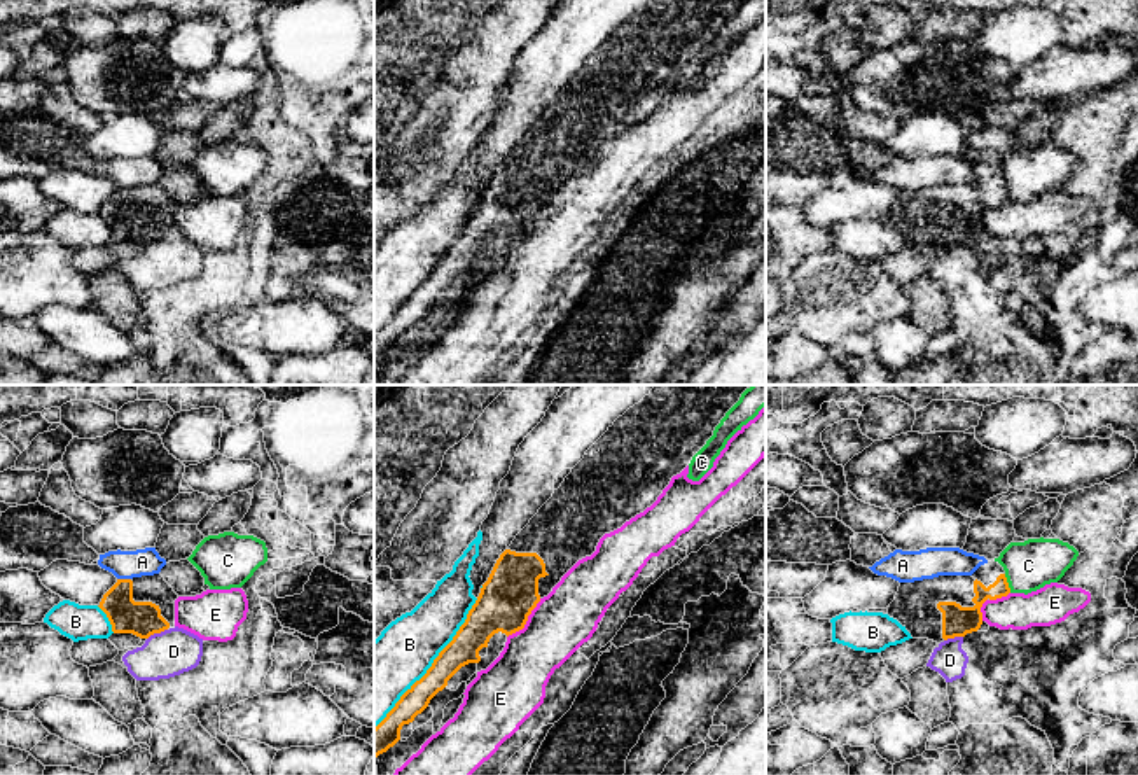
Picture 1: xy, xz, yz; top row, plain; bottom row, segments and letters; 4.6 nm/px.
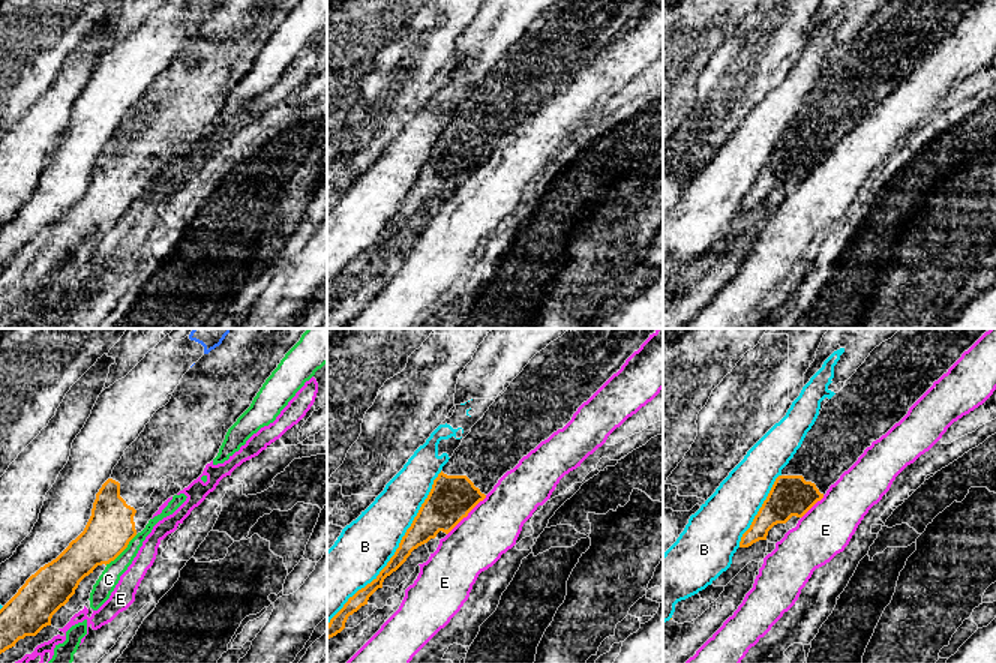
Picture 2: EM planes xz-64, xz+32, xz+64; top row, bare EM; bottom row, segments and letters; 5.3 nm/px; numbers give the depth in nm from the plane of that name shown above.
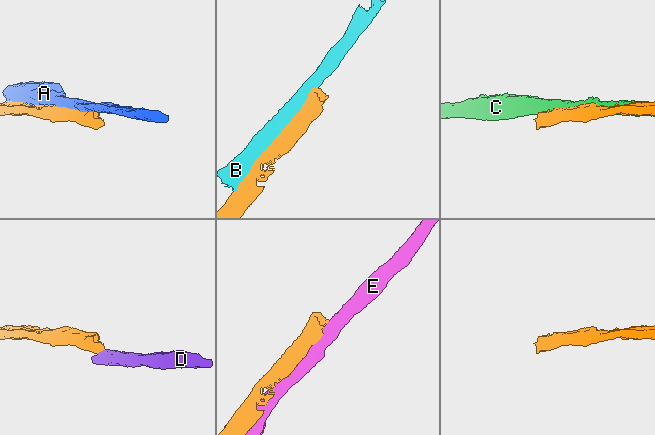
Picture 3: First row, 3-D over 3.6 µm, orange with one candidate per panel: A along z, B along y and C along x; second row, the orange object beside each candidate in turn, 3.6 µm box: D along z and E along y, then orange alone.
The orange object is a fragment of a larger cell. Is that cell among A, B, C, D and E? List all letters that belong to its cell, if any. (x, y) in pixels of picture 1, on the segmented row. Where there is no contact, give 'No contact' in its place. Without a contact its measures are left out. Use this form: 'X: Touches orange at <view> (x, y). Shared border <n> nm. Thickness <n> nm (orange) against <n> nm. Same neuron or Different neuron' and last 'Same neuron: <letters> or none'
A: Touches orange at xy (124, 579). Shared border 60 nm. Thickness 160 nm (orange) against 130 nm. Different neuron
B: Touches orange at xz (432, 663). Shared border 750 nm. Thickness 150 nm (orange) against 300 nm. Different neuron
C: Touches orange at yz (1007, 583). Shared border 90 nm. Thickness 120 nm (orange) against 220 nm. Different neuron
D: Touches orange at xy (156, 632). Shared border 110 nm. Thickness 160 nm (orange) against 220 nm. Different neuron
E: Touches orange at xz (527, 620). Shared border 240 nm. Thickness 260 nm (orange) against 280 nm. Different neuron
Same neuron: none

